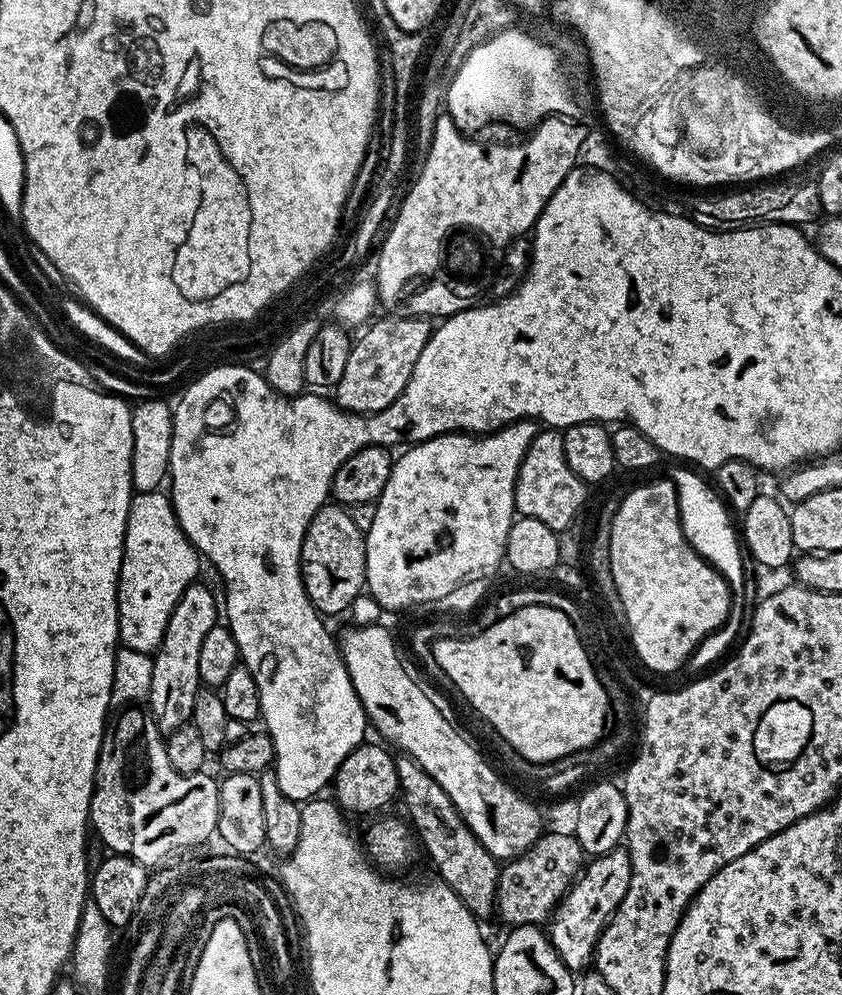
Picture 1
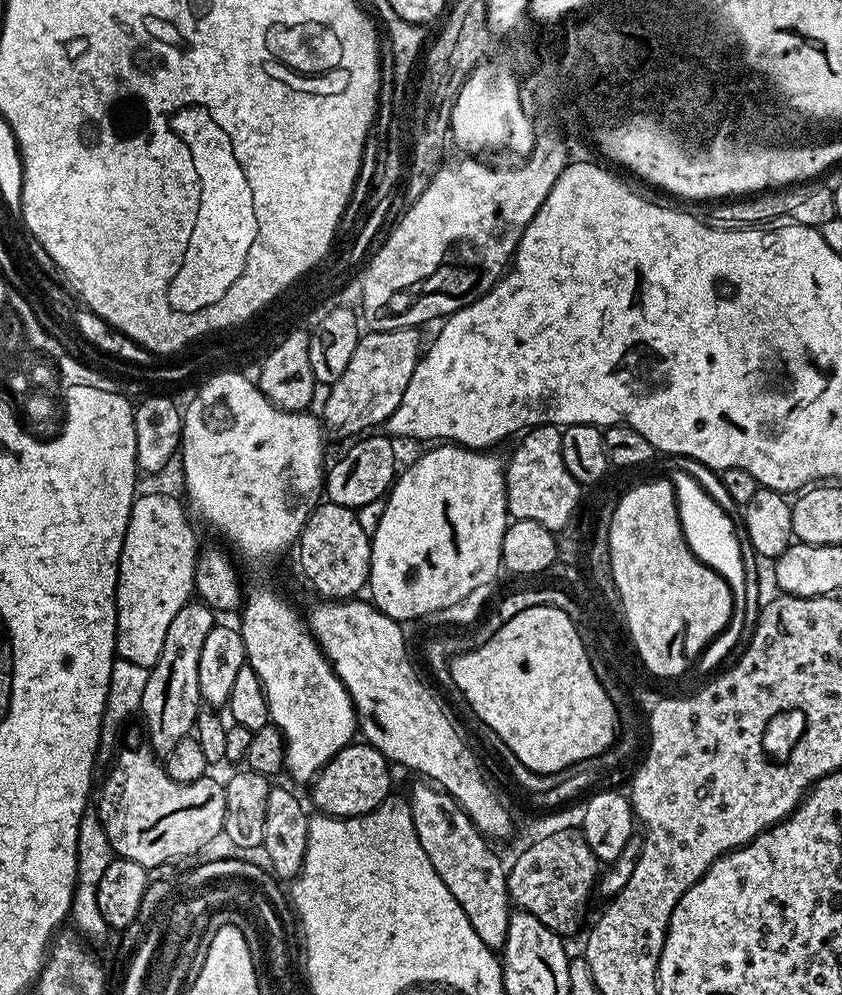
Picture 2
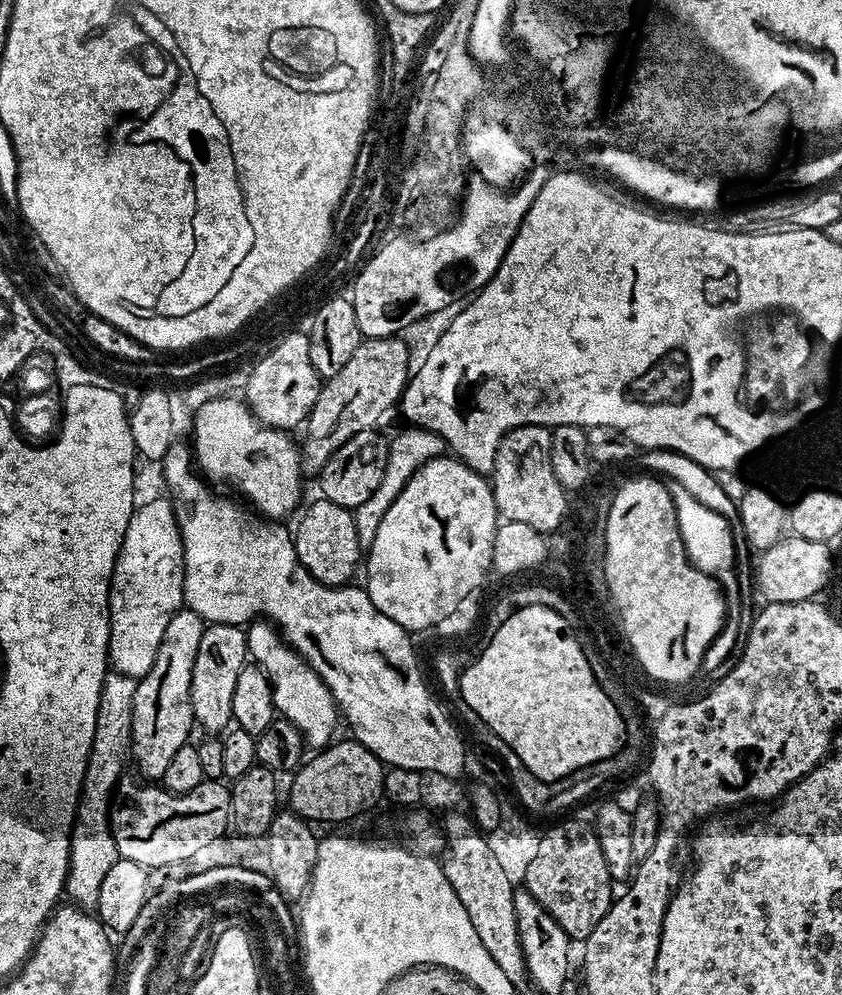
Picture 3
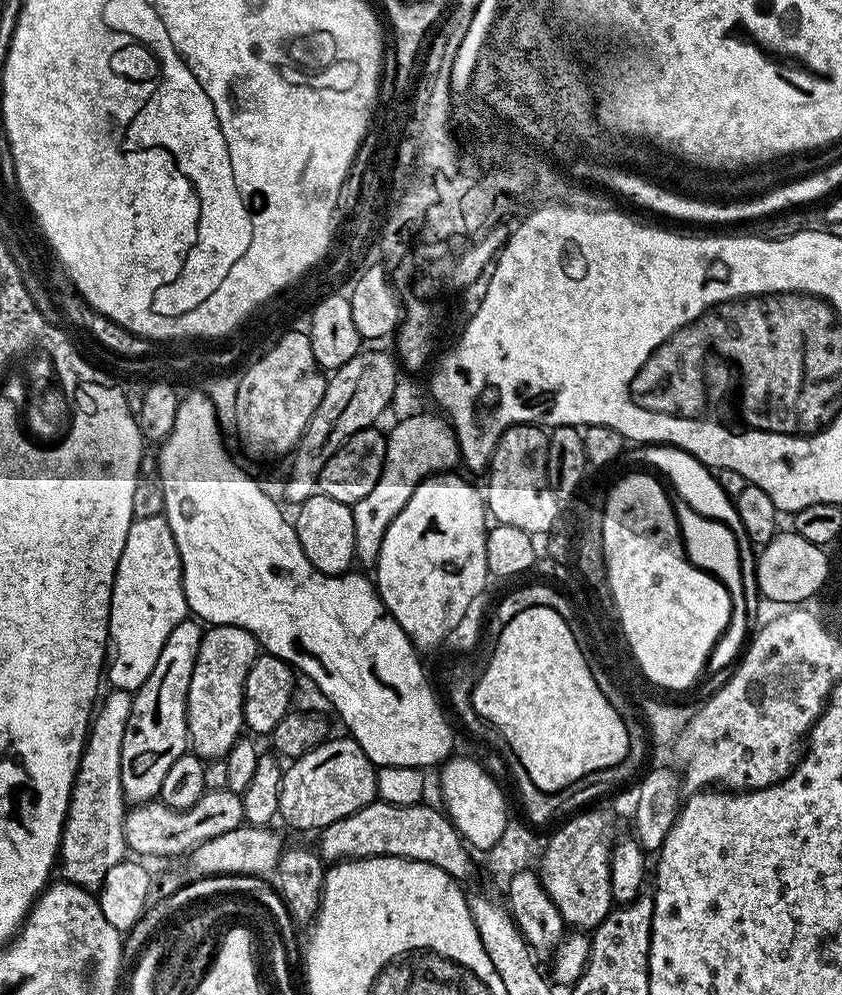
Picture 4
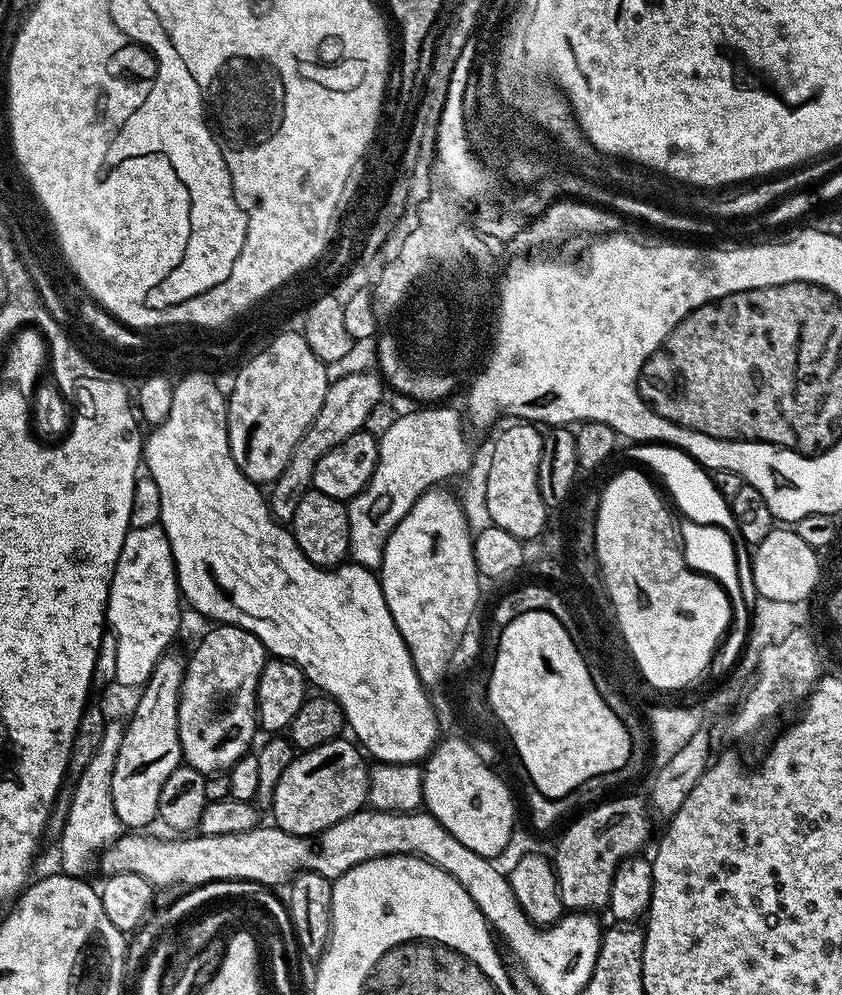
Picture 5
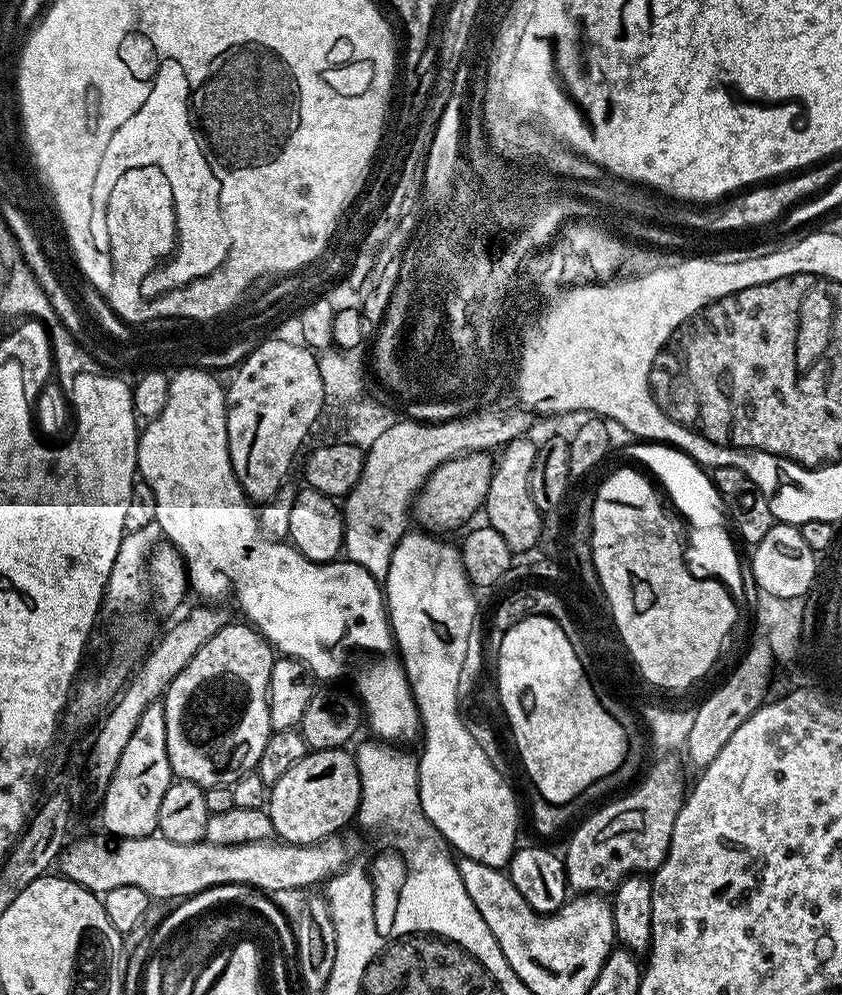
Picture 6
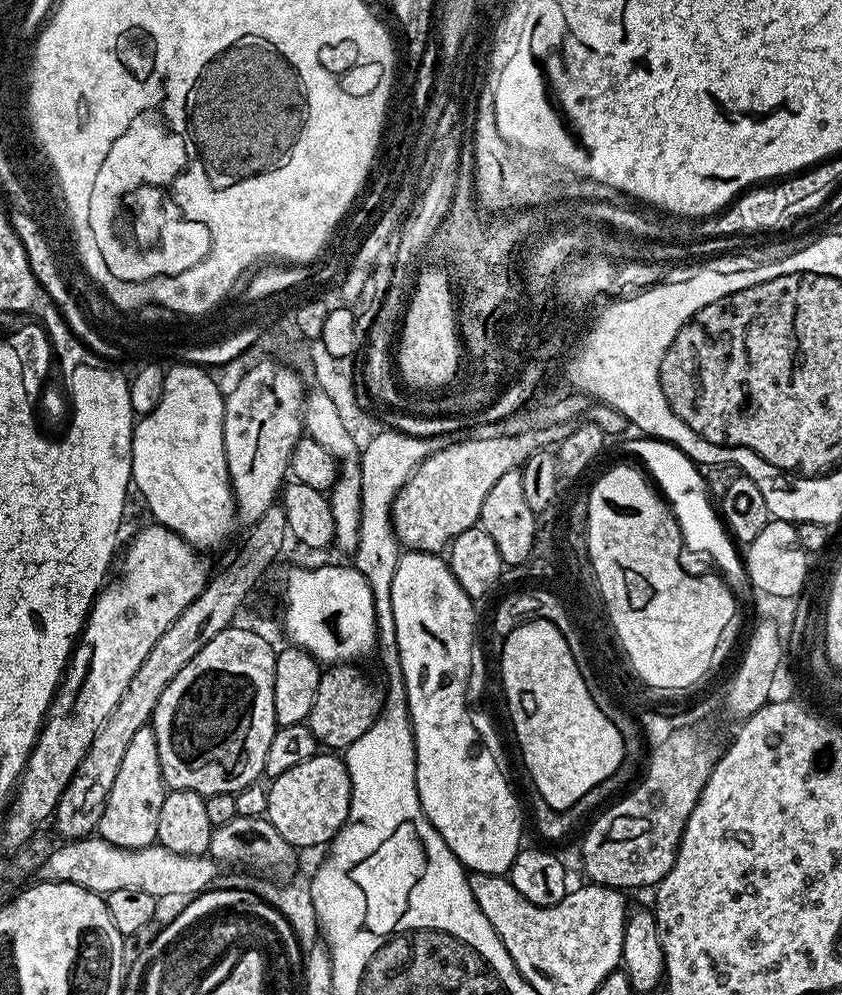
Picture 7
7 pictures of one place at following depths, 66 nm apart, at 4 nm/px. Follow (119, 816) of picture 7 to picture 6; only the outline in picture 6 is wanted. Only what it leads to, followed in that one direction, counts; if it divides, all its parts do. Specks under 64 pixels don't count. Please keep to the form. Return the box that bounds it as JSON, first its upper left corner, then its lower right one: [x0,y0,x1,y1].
[100,702,173,838]

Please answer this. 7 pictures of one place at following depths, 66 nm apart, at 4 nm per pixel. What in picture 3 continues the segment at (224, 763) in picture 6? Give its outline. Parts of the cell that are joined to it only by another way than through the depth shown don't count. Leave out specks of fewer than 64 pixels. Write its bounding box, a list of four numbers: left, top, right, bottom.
[192,624,248,733]

